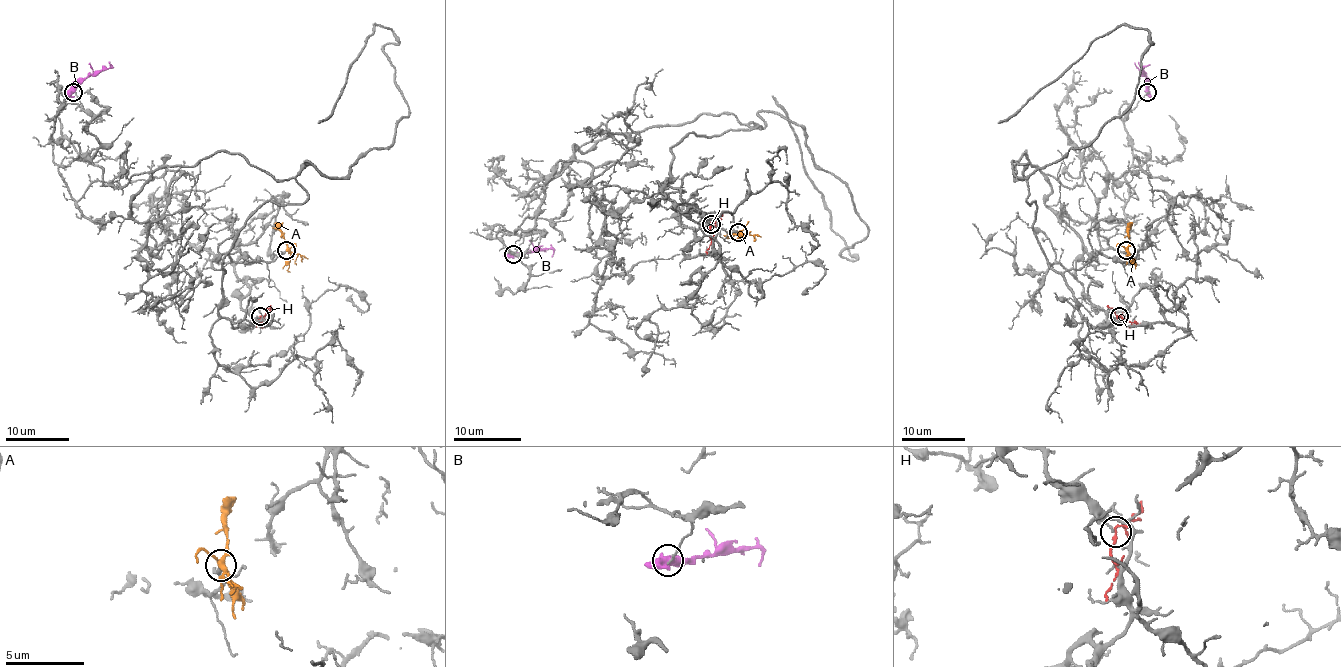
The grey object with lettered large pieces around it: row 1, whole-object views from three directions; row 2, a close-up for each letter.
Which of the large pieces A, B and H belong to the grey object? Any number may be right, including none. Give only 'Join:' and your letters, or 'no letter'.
Join: A

